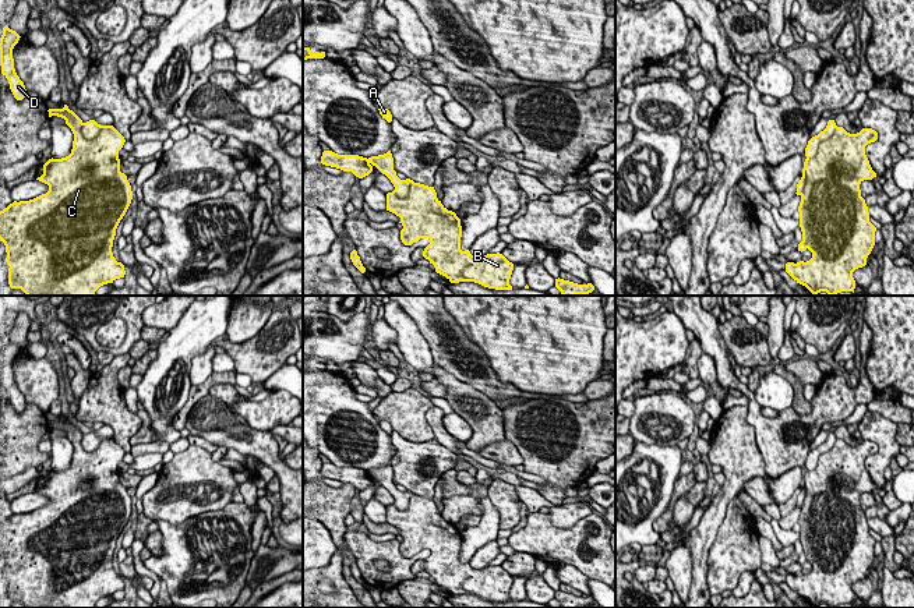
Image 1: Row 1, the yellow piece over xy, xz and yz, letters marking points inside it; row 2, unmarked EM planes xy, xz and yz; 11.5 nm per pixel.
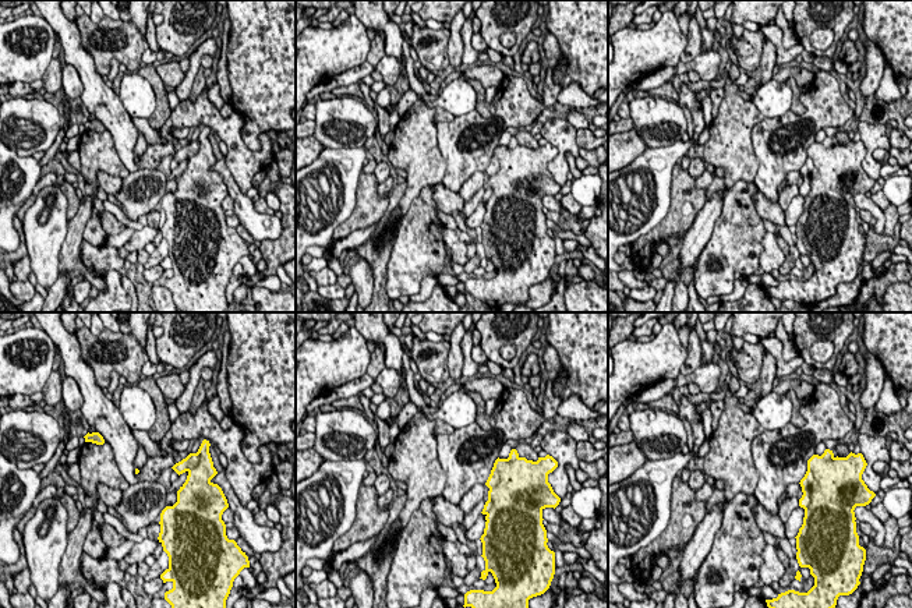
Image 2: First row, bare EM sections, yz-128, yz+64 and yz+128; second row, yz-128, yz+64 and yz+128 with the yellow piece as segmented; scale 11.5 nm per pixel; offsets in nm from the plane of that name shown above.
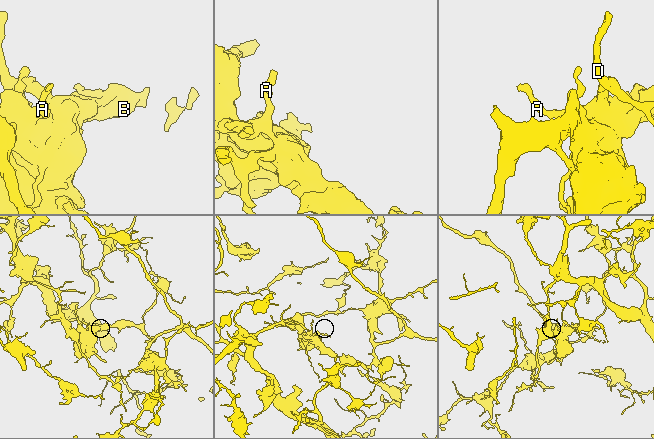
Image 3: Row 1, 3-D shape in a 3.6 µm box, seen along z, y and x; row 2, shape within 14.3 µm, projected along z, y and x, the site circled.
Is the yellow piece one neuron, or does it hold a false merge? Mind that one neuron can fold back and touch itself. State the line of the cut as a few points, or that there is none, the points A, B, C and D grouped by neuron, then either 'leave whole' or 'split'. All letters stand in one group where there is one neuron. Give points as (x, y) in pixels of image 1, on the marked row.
cut yz (836, 126), (836, 130), (819, 144), (818, 151), (807, 158); groups A / B C D; split

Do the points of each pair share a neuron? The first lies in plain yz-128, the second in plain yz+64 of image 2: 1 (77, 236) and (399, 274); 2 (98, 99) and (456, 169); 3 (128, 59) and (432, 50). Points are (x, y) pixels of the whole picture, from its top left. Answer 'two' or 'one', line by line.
1: two
2: one
3: one

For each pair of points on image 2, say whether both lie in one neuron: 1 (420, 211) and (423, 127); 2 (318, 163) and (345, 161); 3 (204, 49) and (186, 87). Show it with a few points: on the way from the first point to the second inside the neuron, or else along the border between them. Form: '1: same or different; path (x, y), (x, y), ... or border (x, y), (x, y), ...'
1: different; border (432, 184), (427, 184), (421, 190), (403, 218)
2: same; path (325, 161), (338, 161)
3: same; path (194, 59), (194, 69), (188, 77)

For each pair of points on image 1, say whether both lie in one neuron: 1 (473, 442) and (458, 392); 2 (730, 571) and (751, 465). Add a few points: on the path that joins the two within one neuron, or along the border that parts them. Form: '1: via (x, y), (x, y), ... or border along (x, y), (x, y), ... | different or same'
1: via (477, 428), (477, 412), (468, 402) | same
2: border along (737, 494), (729, 504), (720, 526) | different

